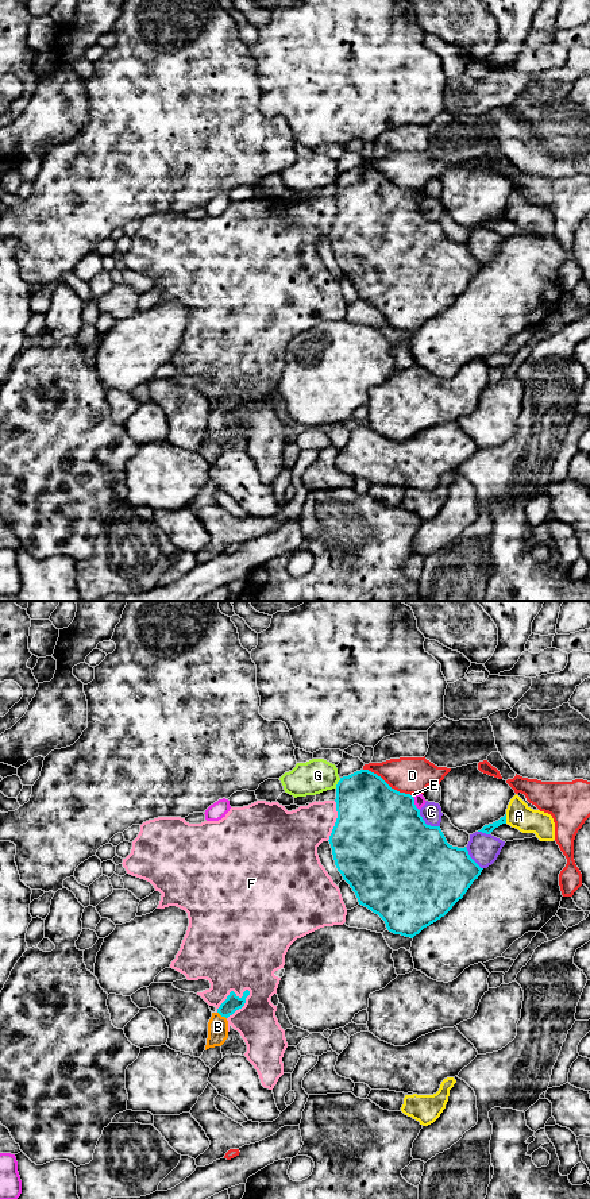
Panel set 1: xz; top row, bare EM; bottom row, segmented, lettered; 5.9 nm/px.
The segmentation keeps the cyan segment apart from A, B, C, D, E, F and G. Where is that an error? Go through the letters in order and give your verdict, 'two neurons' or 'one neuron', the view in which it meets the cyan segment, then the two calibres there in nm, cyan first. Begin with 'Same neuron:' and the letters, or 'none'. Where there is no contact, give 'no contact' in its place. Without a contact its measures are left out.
Same neuron: B
A: two neurons | xz | 60/150 nm
B: one neuron | xz | 90/130 nm
C: two neurons | xz | 500/120 nm
D: two neurons | xz | 480/220 nm
E: two neurons | xz | 500/70 nm
F: two neurons | xz | 90/480 nm
G: two neurons | xz | 380/200 nm

